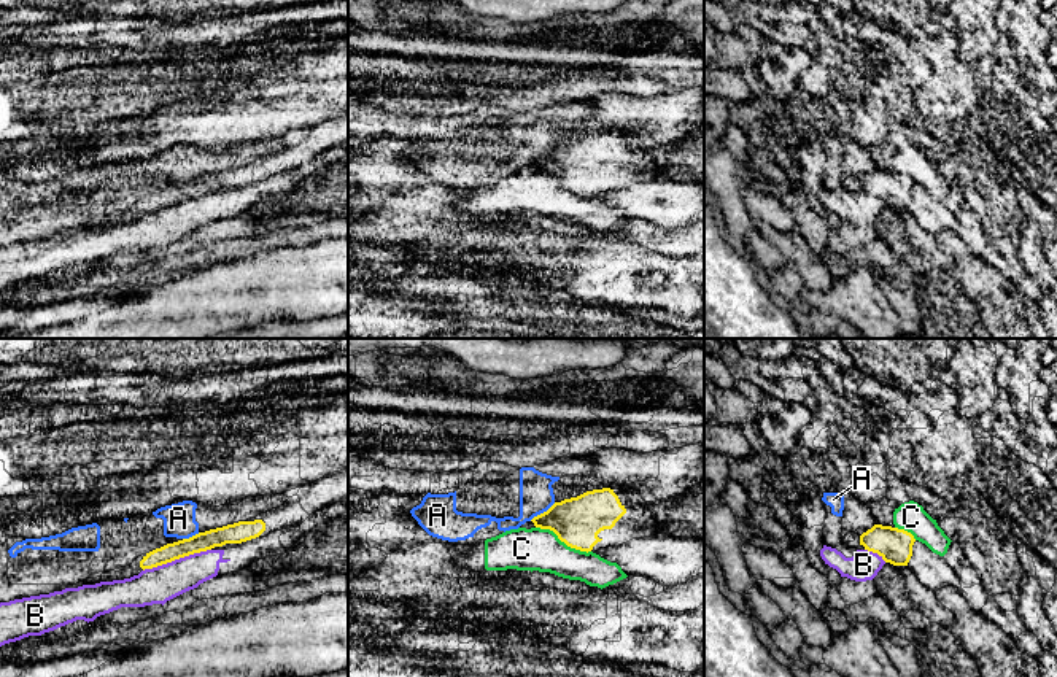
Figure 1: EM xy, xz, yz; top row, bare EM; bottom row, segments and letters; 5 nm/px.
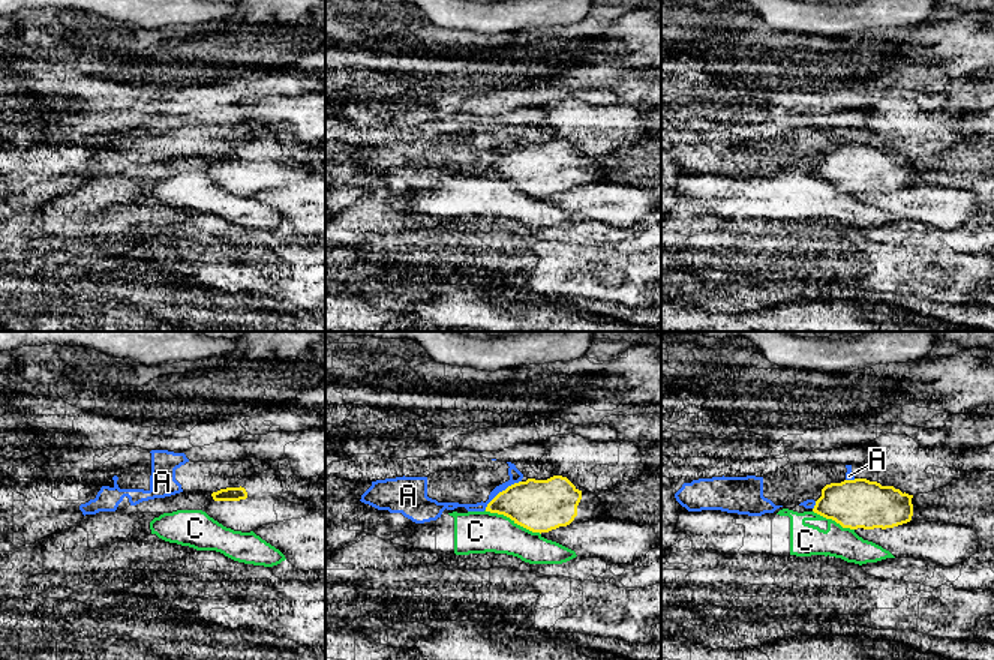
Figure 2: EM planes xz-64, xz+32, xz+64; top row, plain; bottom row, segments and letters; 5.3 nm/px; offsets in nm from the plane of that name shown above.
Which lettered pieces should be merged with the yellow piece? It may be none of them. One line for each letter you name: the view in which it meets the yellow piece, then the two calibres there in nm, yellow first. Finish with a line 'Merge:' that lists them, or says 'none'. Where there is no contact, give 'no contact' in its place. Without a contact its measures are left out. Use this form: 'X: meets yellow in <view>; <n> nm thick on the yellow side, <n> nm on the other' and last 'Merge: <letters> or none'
Merge: none

